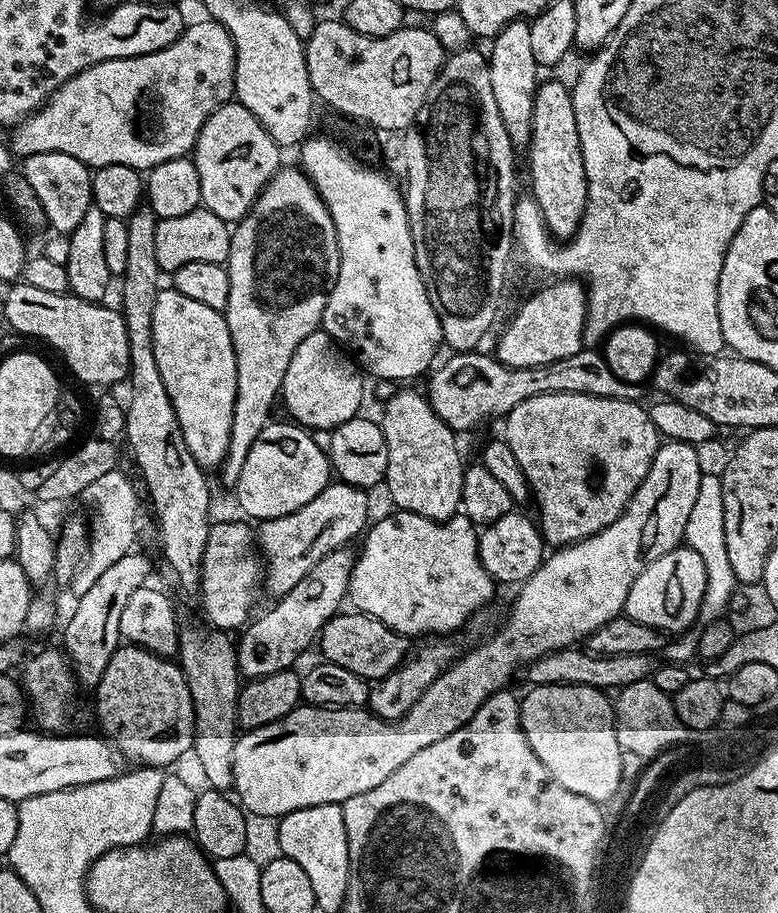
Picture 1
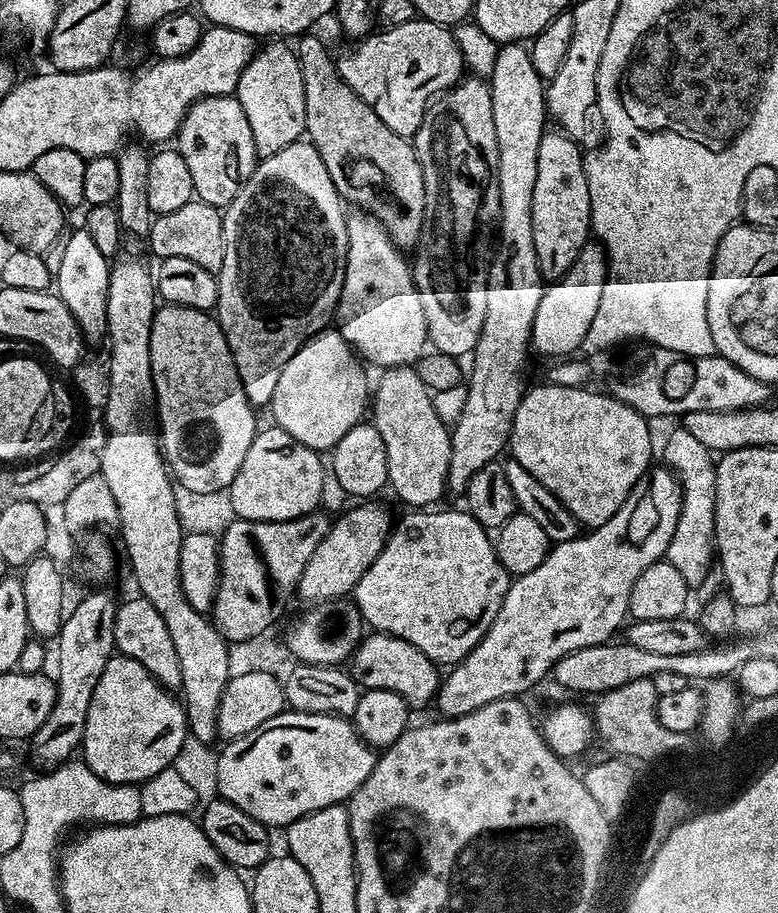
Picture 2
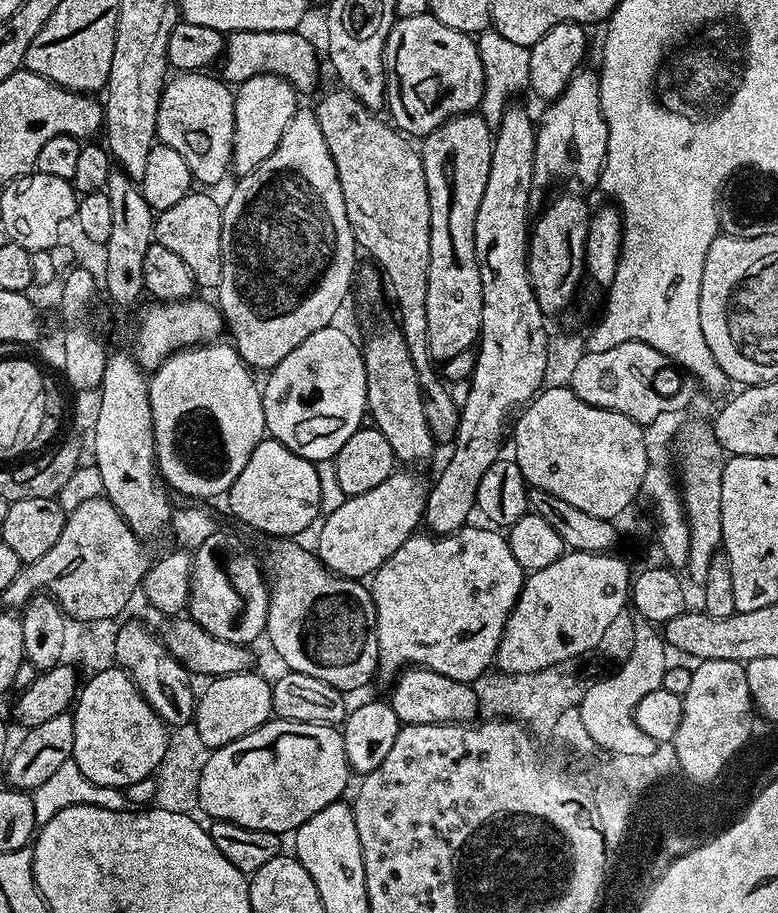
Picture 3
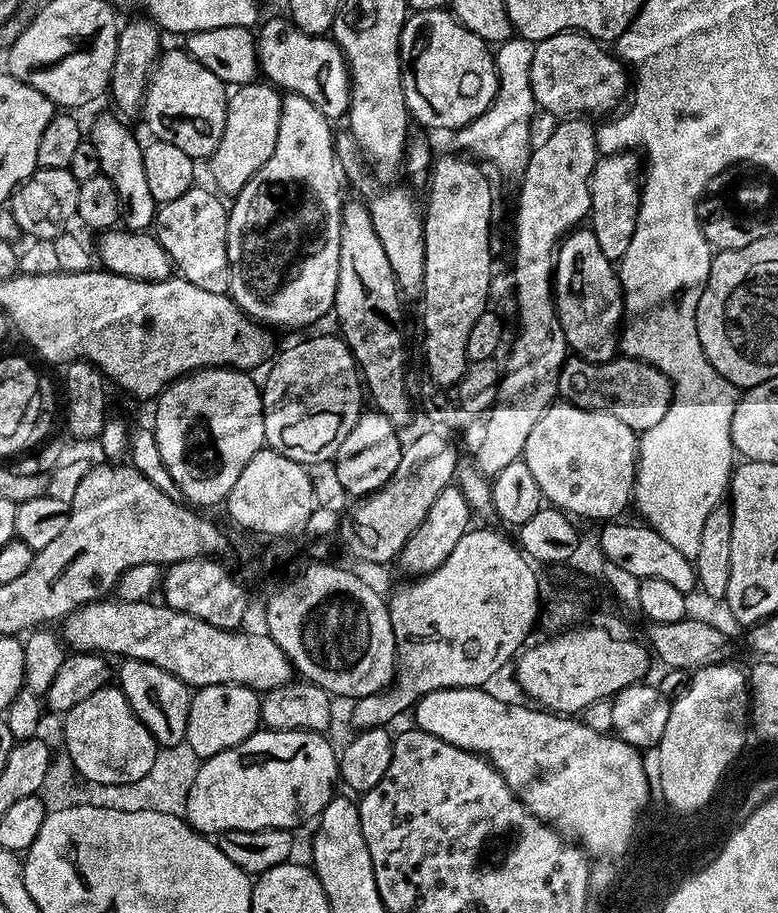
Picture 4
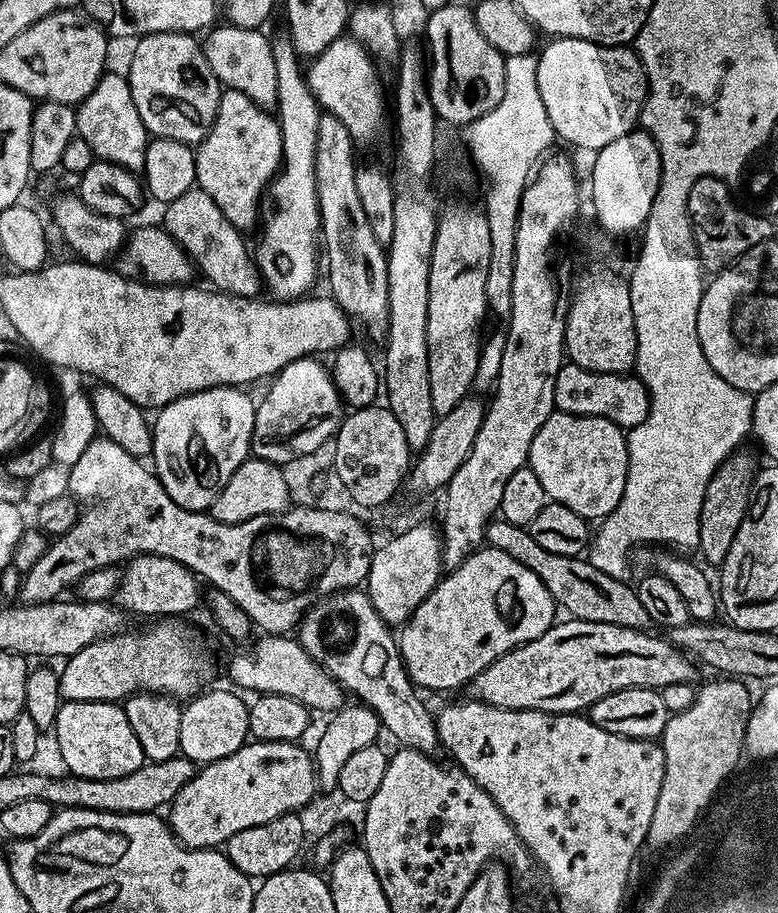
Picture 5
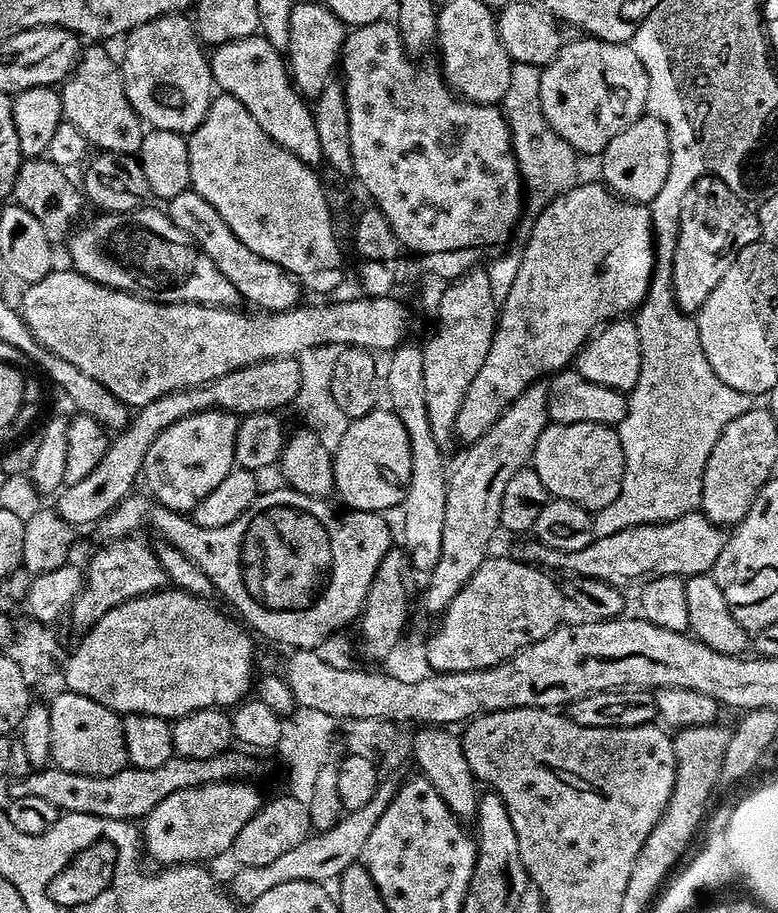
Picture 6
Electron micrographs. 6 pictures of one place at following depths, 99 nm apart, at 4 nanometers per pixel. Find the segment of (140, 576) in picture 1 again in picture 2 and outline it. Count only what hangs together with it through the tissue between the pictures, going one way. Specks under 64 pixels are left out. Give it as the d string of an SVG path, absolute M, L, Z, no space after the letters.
M92 590L87 593L85 600L79 603L78 610L63 622L55 641L57 644L56 652L54 648L54 710L50 710L46 722L42 722L40 729L30 738L33 762L45 764L43 767L48 770L65 763L75 753L72 751L83 745L90 702L100 688L102 670L106 670L106 662L114 655L114 618L118 600L110 593L100 591L104 590Z

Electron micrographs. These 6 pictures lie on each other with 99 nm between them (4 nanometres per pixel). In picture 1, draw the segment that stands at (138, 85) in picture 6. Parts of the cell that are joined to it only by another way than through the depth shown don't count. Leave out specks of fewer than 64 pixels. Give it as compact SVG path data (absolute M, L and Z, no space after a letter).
M239 102L223 104L202 126L192 147L190 158L198 170L202 186L200 203L218 218L239 222L254 206L258 194L268 185L275 172L280 171L282 149L274 143L268 131Z

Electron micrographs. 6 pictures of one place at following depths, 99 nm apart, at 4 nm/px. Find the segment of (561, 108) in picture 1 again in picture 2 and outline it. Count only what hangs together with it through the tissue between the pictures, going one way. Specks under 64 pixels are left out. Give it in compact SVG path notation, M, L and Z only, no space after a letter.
M559 130L545 131L542 146L538 146L538 178L534 178L532 191L532 229L540 275L548 282L559 281L566 275L582 246L589 243L592 232L590 186L584 173L586 157L580 152L583 152L581 145Z

